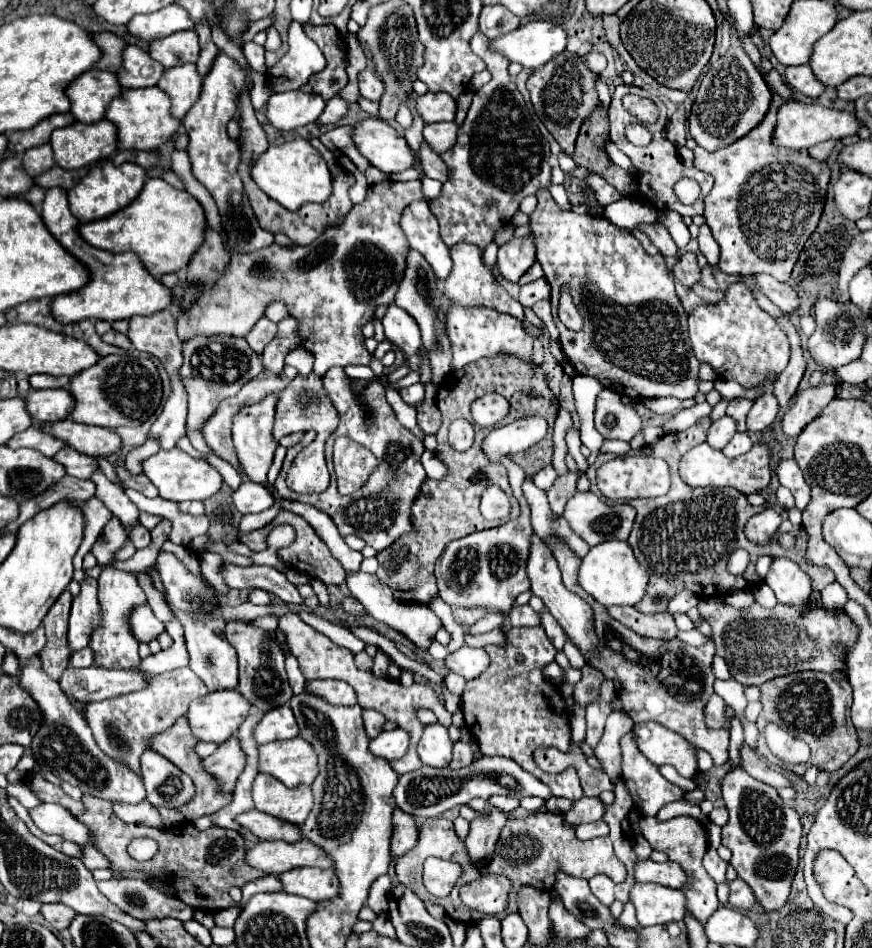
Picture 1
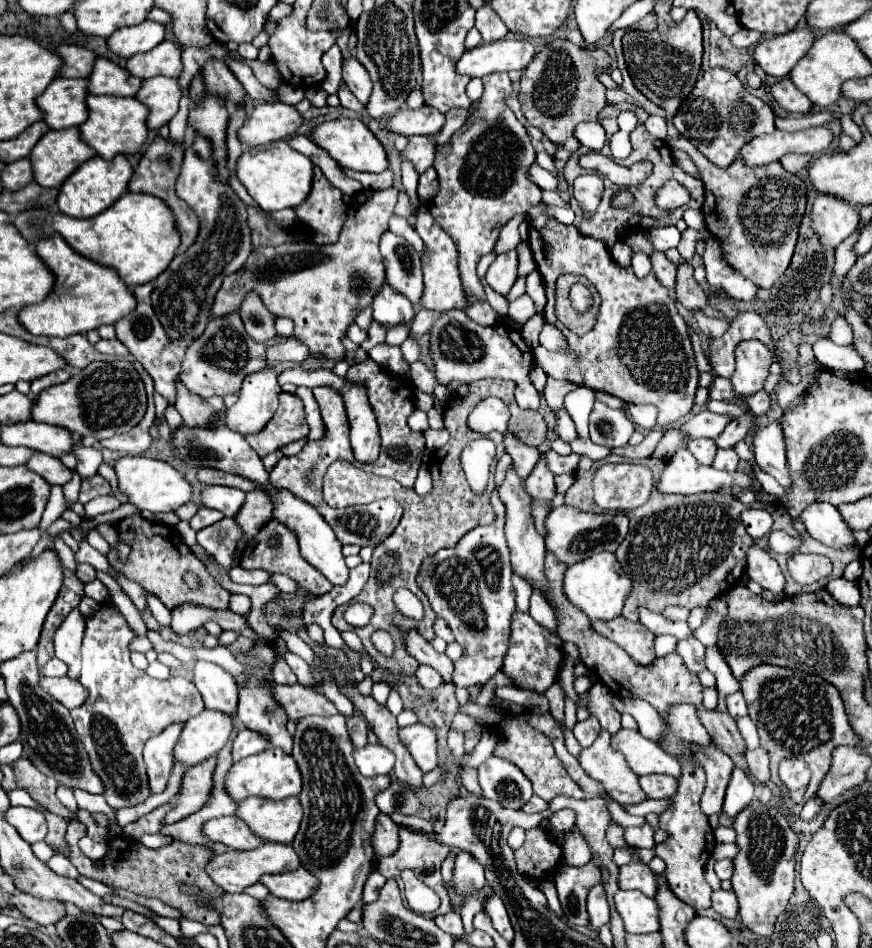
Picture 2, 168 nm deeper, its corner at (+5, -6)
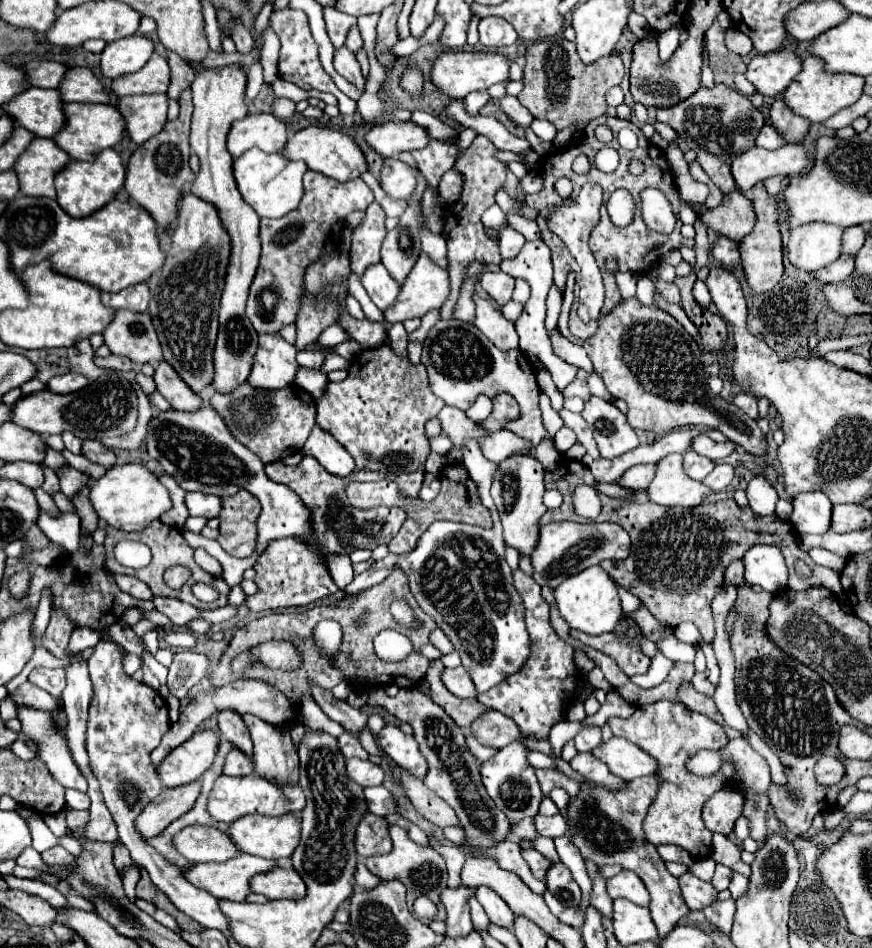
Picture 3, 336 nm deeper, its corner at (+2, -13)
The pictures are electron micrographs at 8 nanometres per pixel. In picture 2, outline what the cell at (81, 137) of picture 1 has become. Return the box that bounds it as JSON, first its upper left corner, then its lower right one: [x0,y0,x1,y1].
[30,128,96,188]

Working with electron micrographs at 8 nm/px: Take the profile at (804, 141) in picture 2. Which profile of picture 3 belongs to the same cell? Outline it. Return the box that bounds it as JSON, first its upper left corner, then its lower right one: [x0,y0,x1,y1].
[731,145,807,193]

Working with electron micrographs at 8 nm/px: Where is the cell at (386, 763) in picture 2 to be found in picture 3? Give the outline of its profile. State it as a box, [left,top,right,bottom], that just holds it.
[345,759,383,787]

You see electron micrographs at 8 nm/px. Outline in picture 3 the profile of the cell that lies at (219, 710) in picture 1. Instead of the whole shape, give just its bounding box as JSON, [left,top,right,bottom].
[157,731,219,789]

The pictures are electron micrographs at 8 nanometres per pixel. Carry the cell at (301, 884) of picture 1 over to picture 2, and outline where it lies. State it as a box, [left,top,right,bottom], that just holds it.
[260,866,316,902]

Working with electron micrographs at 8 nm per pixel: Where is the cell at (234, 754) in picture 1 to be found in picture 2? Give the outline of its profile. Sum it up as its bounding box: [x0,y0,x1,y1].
[164,756,218,824]

